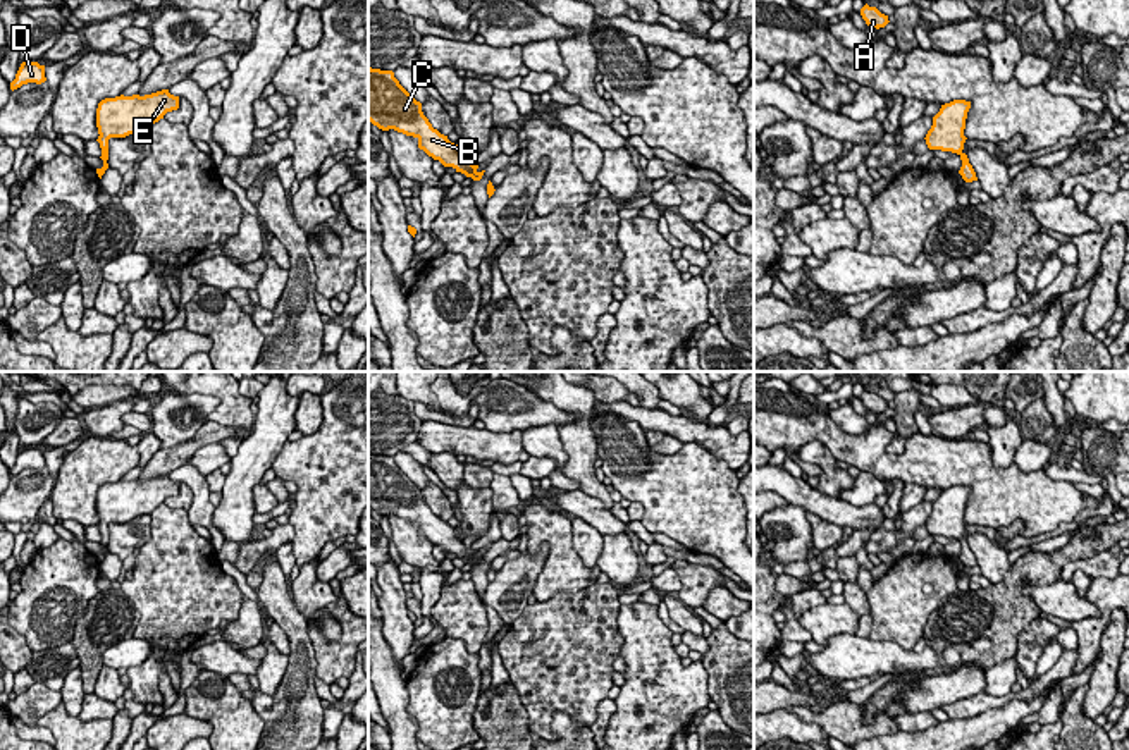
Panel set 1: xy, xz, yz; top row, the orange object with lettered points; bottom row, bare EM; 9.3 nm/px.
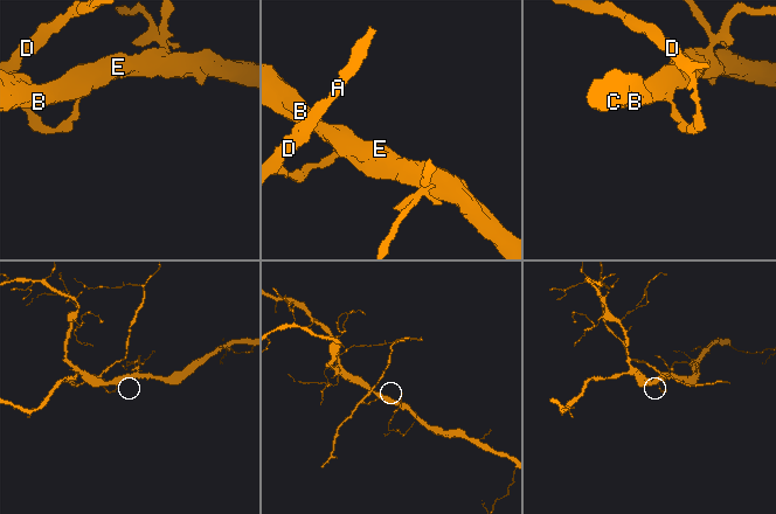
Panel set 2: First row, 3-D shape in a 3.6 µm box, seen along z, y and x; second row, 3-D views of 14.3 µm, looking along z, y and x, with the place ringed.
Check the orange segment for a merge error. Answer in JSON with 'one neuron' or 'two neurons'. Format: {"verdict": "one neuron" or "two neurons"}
{"verdict": "two neurons"}

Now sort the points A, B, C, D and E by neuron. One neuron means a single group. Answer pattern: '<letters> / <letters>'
A D / B C E

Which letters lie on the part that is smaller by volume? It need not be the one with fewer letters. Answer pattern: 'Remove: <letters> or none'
Remove: A, D

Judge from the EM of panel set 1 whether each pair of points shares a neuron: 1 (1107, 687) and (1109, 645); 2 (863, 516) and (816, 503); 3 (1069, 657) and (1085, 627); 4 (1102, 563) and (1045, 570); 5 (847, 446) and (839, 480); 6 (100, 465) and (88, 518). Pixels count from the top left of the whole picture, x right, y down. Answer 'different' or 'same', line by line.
1: same
2: same
3: different
4: different
5: different
6: same

